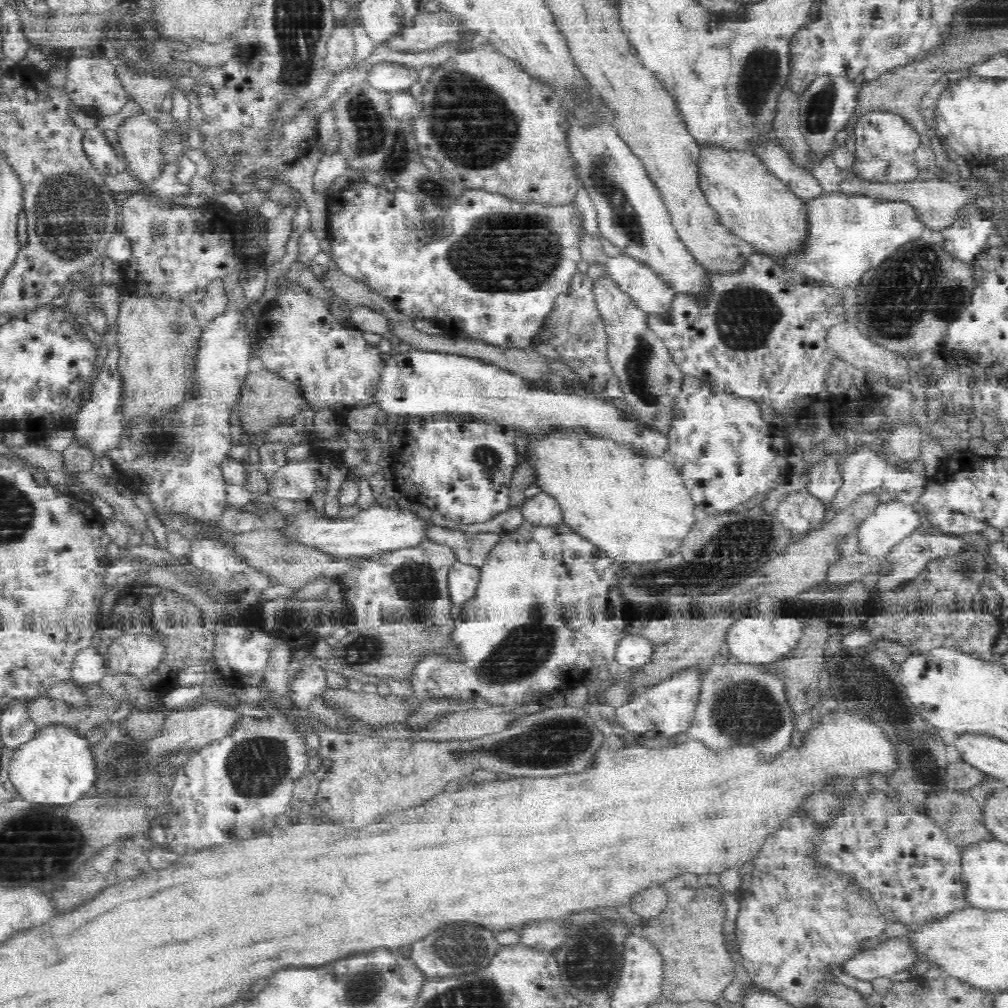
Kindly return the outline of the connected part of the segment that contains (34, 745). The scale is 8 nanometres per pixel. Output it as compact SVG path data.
M64 724L49 725L38 730L32 740L21 744L9 766L9 779L21 798L40 805L70 805L76 803L98 782L96 757L85 735Z

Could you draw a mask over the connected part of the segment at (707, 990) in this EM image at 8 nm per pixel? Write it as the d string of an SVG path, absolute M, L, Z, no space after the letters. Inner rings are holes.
M703 881L699 886L677 888L668 897L666 910L637 929L637 934L653 937L663 954L661 994L680 1002L716 1001L732 981L738 980L734 975L734 959L726 944L726 903L722 901L722 894Z

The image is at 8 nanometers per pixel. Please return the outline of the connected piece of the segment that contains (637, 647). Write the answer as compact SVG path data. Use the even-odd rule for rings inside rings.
M627 634L617 644L614 663L627 667L643 668L654 656L654 644L641 635Z

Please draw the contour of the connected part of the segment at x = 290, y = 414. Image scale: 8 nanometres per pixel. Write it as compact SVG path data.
M264 367L252 374L248 383L242 387L242 392L237 399L236 412L242 430L249 435L258 436L263 435L266 429L273 425L291 424L293 417L301 410L306 410L307 406L300 382L286 380L277 372Z

